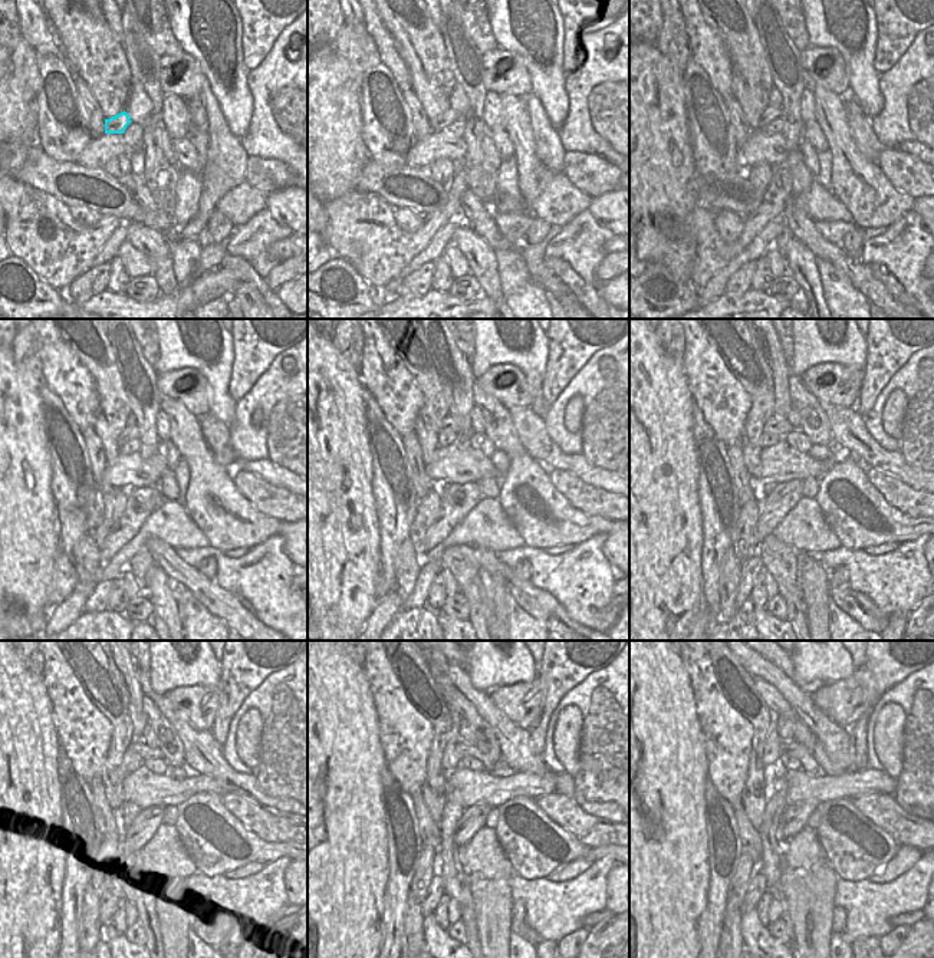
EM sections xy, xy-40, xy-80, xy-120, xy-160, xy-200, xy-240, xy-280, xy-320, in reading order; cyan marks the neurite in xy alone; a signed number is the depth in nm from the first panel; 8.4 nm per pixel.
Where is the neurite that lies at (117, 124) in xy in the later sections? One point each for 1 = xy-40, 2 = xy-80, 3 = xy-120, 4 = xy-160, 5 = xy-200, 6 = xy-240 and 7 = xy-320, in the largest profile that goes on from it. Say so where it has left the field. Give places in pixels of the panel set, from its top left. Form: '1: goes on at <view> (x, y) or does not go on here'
1: goes on at xy-40 (450, 115)
2: goes on at xy-80 (770, 114)
3: goes on at xy-120 (131, 433)
4: goes on at xy-160 (450, 424)
5: goes on at xy-200 (780, 425)
6: goes on at xy-240 (138, 747)
7: goes on at xy-320 (808, 763)

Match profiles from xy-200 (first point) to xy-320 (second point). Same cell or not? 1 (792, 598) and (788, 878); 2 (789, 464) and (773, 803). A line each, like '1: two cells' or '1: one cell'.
1: two cells
2: two cells

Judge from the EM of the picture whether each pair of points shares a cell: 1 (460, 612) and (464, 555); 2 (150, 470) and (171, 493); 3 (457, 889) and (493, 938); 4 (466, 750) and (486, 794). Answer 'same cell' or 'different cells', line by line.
1: different cells
2: different cells
3: different cells
4: different cells

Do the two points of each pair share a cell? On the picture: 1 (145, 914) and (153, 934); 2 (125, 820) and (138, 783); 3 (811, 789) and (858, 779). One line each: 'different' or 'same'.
1: same
2: different
3: same

